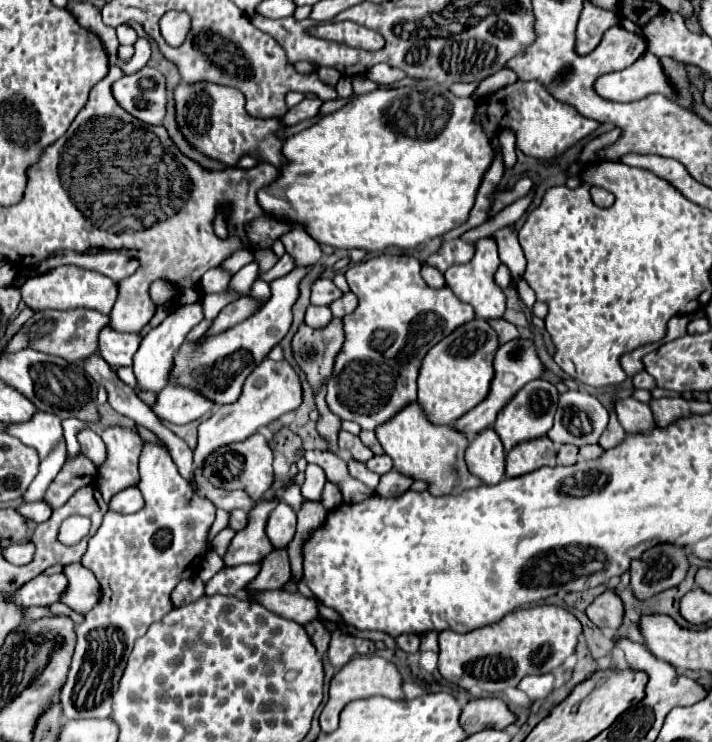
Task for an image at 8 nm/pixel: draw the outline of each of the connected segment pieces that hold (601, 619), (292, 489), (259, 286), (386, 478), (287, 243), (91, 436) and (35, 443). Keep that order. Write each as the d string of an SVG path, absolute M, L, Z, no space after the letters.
M606 591L586 609L586 615L596 627L614 633L622 625L624 605L614 591Z
M290 483L288 489L286 489L286 493L284 493L284 501L286 501L294 511L298 511L298 509L302 507L302 503L304 503L304 497L300 495L300 487L294 485L294 483Z
M262 279L254 281L254 285L252 285L248 297L252 297L252 299L258 301L258 303L264 303L264 301L270 297L270 285L268 285L266 281L262 281Z
M390 471L386 475L380 477L380 483L376 487L376 493L380 497L400 497L408 487L412 485L412 479L410 477L404 477L400 475L398 471Z
M290 229L284 233L282 243L286 247L286 253L294 259L296 267L314 267L322 257L320 245L312 241L308 233L302 233L302 229Z
M84 427L78 433L78 443L80 443L80 451L90 457L94 461L94 465L100 465L106 459L106 449L104 449L104 441L88 427Z
M40 411L34 413L32 421L24 421L20 425L4 425L4 431L12 437L18 437L24 445L34 447L40 459L44 459L62 439L60 417L52 417L52 413Z

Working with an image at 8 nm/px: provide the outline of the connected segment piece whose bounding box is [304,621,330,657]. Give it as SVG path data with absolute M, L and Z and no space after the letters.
M312 621L312 623L304 625L304 629L310 635L310 639L314 641L318 655L324 657L328 651L328 643L330 643L330 631L326 629L326 625L322 625L322 621Z

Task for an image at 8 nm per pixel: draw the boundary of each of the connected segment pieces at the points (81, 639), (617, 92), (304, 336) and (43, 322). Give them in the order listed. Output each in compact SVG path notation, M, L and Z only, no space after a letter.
M146 443L140 455L140 491L146 507L134 515L108 511L102 527L90 537L82 565L90 569L102 589L98 605L86 613L86 621L76 627L76 649L70 671L60 693L66 719L108 719L112 713L112 693L124 673L128 655L138 637L148 627L170 613L170 593L188 577L198 573L208 547L208 529L216 517L216 507L206 497L196 497L190 483L178 473L170 453Z
M646 51L630 69L602 75L594 83L594 91L608 101L636 101L650 93L674 97L674 89L660 67L658 57Z
M332 319L322 329L312 329L306 323L298 327L292 337L292 355L296 365L306 375L314 395L320 391L322 383L330 377L334 357L342 349L344 329L340 319Z
M44 309L36 311L32 319L14 335L14 339L8 343L4 351L18 351L18 349L36 349L42 353L50 353L56 357L62 357L66 361L80 361L98 349L98 335L102 327L108 325L110 315L102 315L90 309L68 309L68 311L58 311L58 309Z

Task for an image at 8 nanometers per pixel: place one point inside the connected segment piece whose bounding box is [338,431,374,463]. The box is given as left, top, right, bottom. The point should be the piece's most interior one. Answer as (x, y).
(351, 444)

